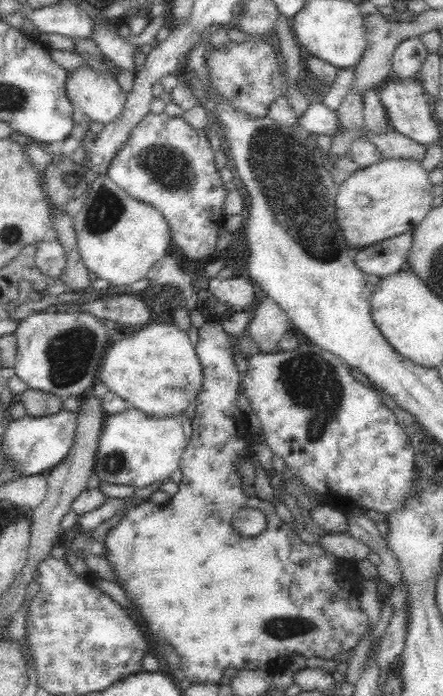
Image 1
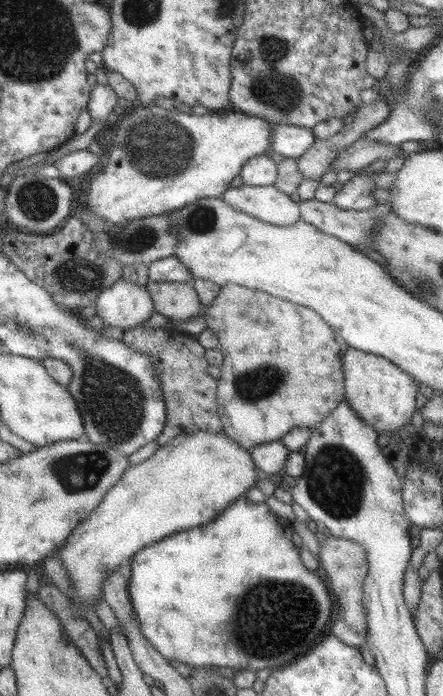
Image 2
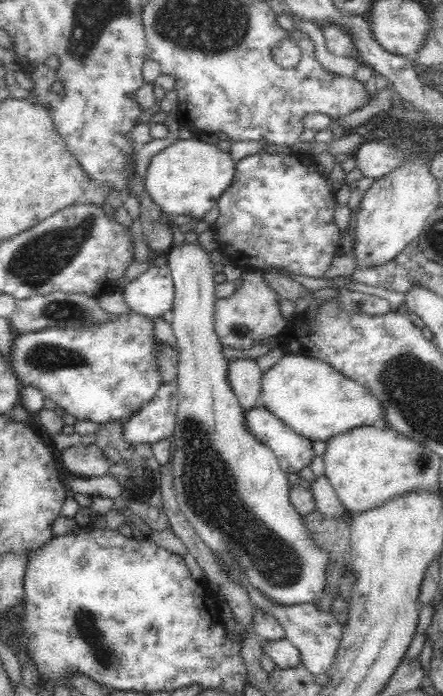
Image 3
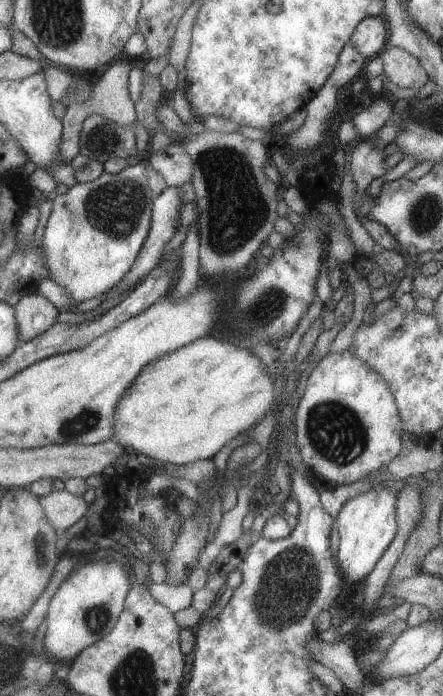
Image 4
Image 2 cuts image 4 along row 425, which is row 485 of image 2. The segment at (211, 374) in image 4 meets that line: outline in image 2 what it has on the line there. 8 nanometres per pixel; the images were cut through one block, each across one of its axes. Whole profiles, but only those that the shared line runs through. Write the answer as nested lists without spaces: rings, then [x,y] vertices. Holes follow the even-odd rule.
[[[222,430],[216,433],[195,431],[177,435],[166,445],[157,447],[147,460],[129,465],[121,478],[103,495],[91,514],[77,523],[65,542],[59,546],[56,557],[67,570],[66,575],[71,580],[71,590],[75,598],[85,606],[93,607],[95,600],[102,596],[101,582],[107,572],[116,570],[123,560],[130,560],[140,548],[145,548],[173,532],[211,523],[228,504],[241,496],[245,497],[245,492],[260,477],[262,476],[257,476],[255,472],[249,450],[229,439]]]

